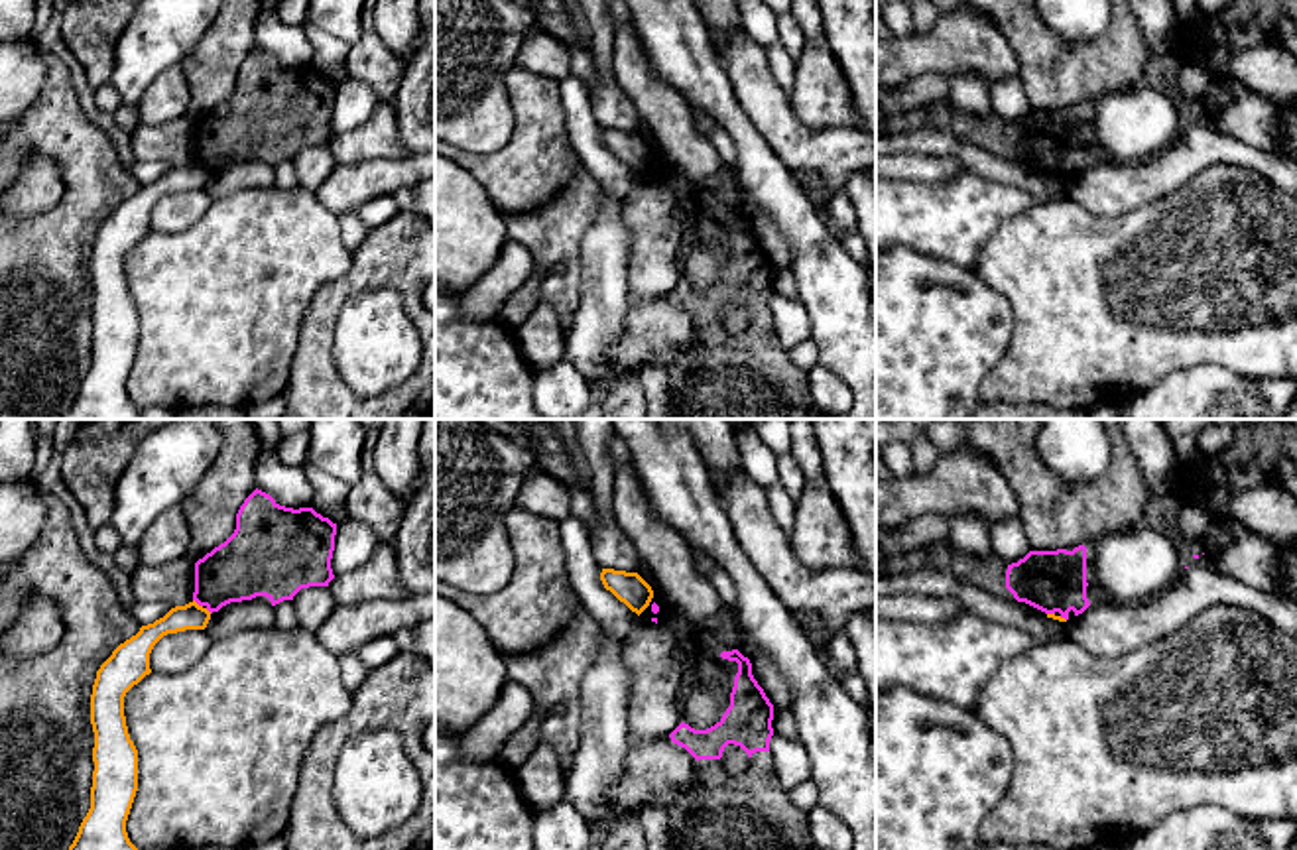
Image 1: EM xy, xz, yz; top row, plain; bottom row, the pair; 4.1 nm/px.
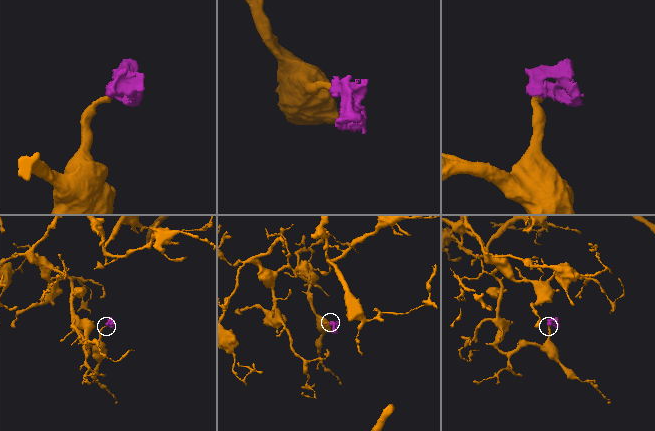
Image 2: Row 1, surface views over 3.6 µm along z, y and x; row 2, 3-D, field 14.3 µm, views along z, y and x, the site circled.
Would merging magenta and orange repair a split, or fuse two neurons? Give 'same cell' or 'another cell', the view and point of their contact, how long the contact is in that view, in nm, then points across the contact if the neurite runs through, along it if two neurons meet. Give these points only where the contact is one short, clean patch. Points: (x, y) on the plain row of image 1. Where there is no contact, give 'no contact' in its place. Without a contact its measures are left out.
another cell; meets magenta in xy at (197, 162); contact 50 nm long; border along xy (193, 158), (201, 166)

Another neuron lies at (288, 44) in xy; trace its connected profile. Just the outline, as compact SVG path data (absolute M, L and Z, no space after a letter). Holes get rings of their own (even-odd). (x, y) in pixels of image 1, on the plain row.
M262 6L254 30L256 47L270 53L285 67L311 67L313 45L307 39L305 26L289 26L278 12Z

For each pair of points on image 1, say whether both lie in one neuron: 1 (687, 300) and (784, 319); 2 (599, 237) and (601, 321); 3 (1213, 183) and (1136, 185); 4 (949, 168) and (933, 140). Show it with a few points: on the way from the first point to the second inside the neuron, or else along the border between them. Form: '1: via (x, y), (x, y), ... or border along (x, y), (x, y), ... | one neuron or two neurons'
1: border along (772, 294), (770, 317), (774, 335), (780, 341) | two neurons
2: via (601, 258), (601, 300) | one neuron
3: border along (1229, 166), (1207, 166), (1164, 197), (1144, 205) | two neurons
4: border along (898, 152), (953, 156), (967, 172) | two neurons

